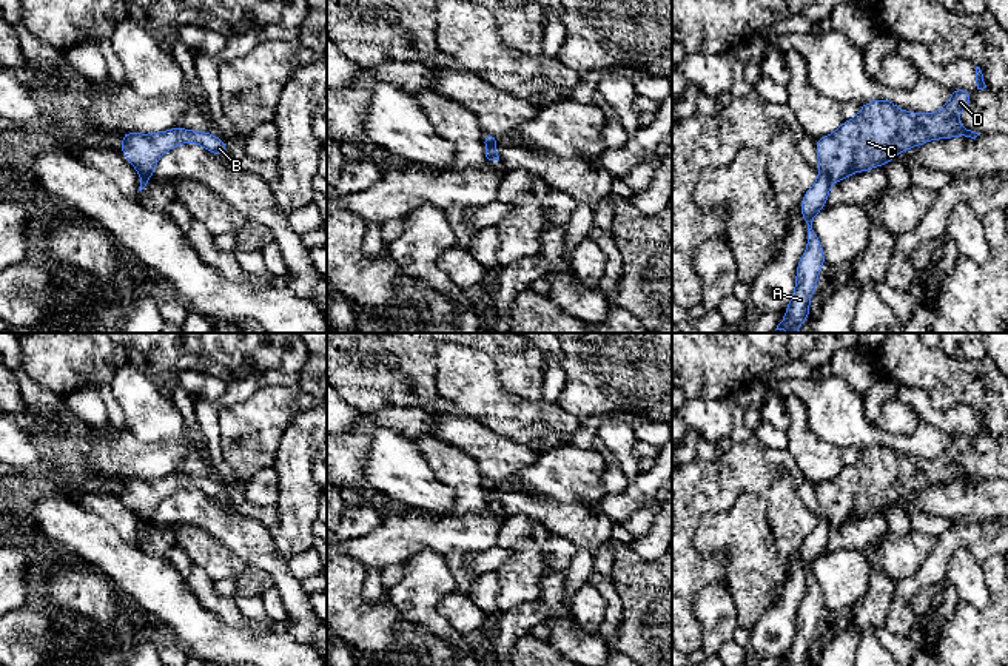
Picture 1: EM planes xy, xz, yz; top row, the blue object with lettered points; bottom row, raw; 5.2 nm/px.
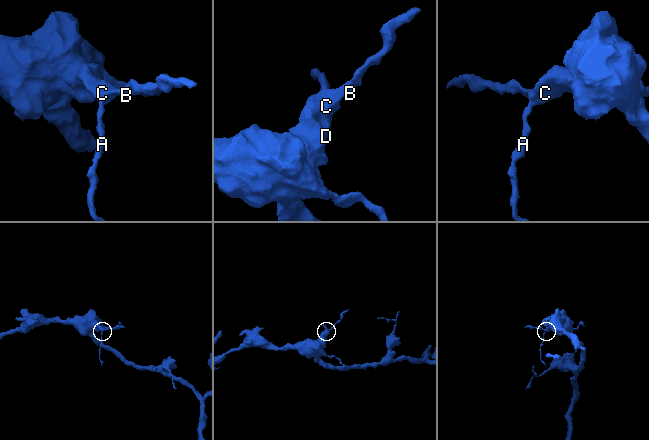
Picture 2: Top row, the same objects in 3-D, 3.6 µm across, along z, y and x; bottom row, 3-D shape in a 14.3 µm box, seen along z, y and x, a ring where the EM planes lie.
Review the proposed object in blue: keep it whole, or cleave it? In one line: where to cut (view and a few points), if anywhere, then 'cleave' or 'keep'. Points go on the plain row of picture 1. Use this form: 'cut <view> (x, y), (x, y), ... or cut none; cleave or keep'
cut yz (820, 514), (833, 526); cleave

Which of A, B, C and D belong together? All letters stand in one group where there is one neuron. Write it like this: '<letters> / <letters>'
A / B C D

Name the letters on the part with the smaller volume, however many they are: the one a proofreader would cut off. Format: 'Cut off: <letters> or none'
Cut off: A

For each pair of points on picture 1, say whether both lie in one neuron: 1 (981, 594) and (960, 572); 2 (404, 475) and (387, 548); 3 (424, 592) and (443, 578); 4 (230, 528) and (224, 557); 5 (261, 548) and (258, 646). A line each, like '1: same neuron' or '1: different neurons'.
1: same neuron
2: different neurons
3: same neuron
4: different neurons
5: different neurons

